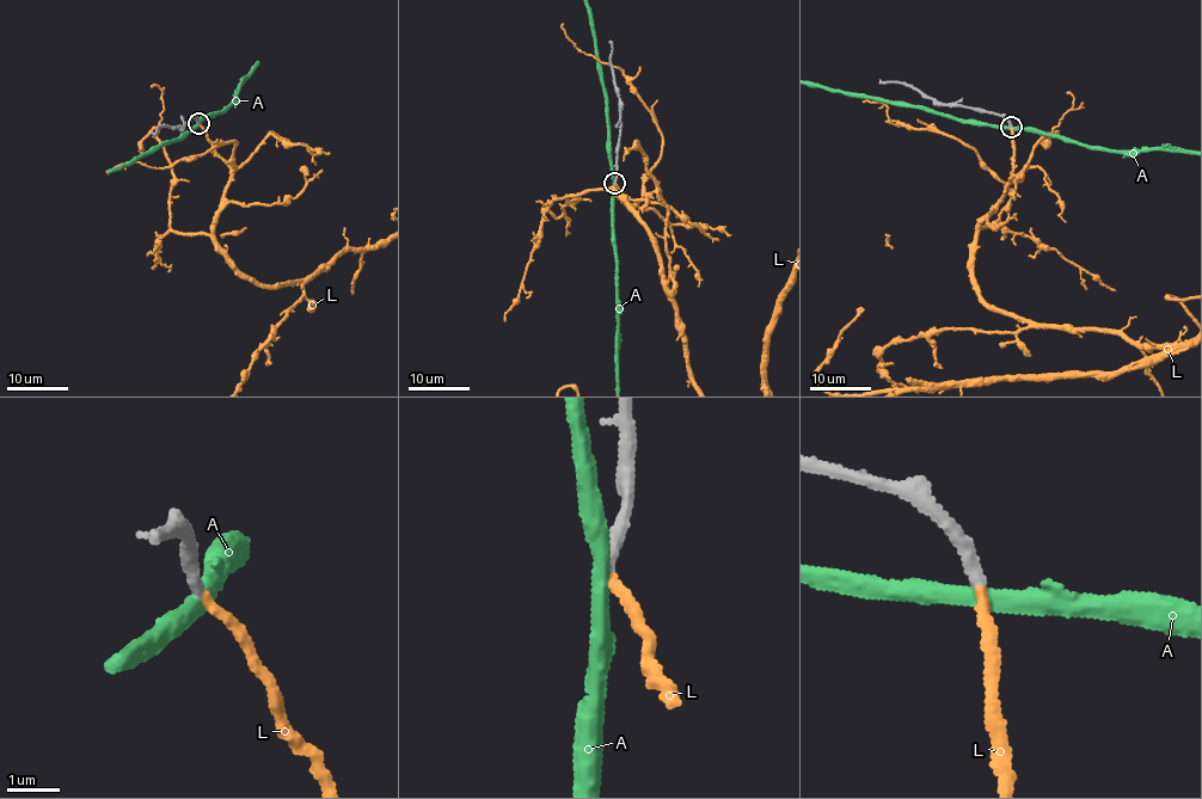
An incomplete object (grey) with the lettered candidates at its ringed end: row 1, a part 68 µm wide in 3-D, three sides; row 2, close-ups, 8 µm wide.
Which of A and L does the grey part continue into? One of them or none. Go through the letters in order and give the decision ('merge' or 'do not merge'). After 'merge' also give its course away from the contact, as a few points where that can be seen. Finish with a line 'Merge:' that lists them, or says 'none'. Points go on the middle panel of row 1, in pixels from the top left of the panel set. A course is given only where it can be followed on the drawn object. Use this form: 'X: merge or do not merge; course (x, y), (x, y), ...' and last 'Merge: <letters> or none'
A: do not merge
L: merge
Merge: L

